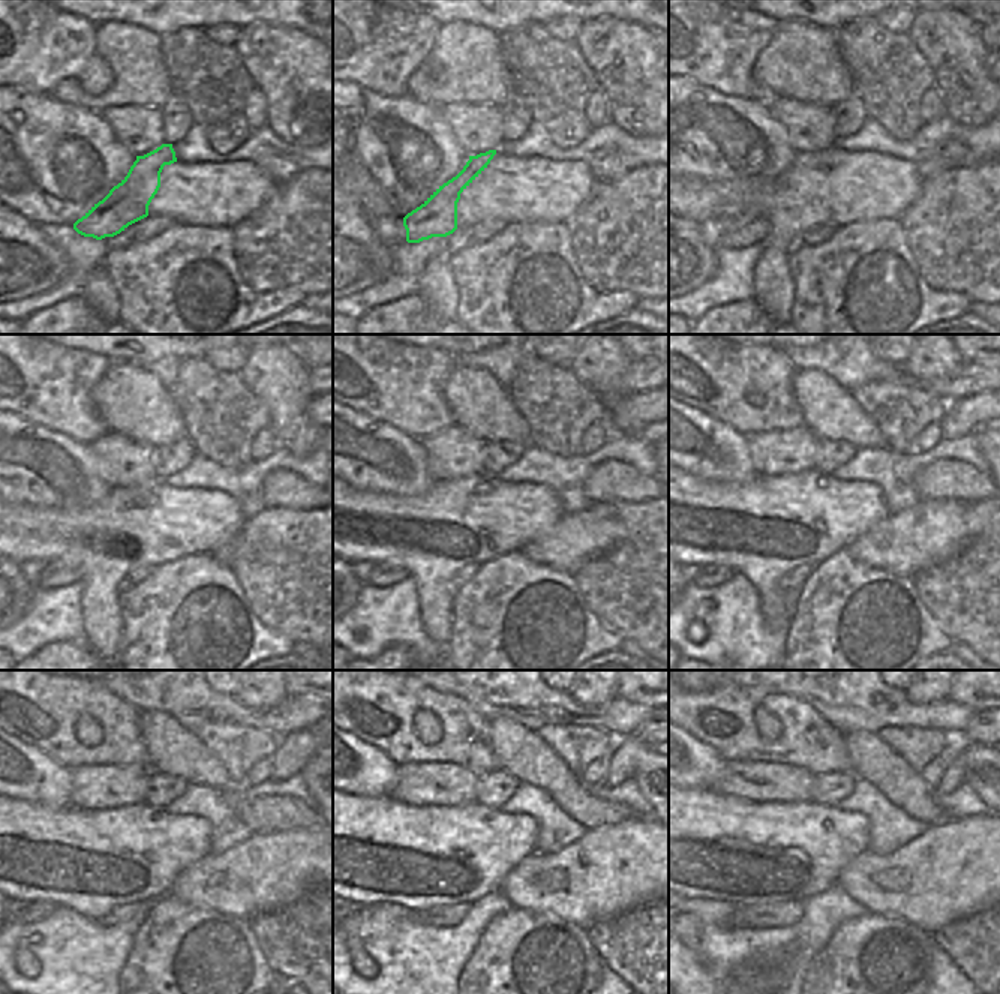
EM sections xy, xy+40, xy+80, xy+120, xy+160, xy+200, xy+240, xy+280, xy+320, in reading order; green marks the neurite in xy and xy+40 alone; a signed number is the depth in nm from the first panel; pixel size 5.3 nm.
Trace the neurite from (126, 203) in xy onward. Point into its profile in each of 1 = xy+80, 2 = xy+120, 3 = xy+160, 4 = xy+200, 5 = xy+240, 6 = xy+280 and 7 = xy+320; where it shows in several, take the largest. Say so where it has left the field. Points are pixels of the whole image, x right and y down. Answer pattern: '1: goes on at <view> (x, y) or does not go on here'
1: goes on at xy+80 (751, 227)
2: goes on at xy+120 (56, 573)
3: goes on at xy+160 (386, 573)
4: goes on at xy+200 (714, 574)
5: goes on at xy+240 (33, 912)
6: goes on at xy+280 (363, 912)
7: goes on at xy+320 (699, 919)

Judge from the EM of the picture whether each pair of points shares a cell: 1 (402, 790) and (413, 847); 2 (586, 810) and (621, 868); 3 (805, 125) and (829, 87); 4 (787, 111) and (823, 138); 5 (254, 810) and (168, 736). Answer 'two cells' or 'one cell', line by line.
1: two cells
2: two cells
3: two cells
4: one cell
5: one cell

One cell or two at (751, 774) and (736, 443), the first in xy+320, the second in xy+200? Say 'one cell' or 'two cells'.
two cells

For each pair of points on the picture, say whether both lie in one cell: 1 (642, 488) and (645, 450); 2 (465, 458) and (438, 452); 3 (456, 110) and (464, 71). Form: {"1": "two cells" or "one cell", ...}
{"1": "two cells", "2": "one cell", "3": "two cells"}

